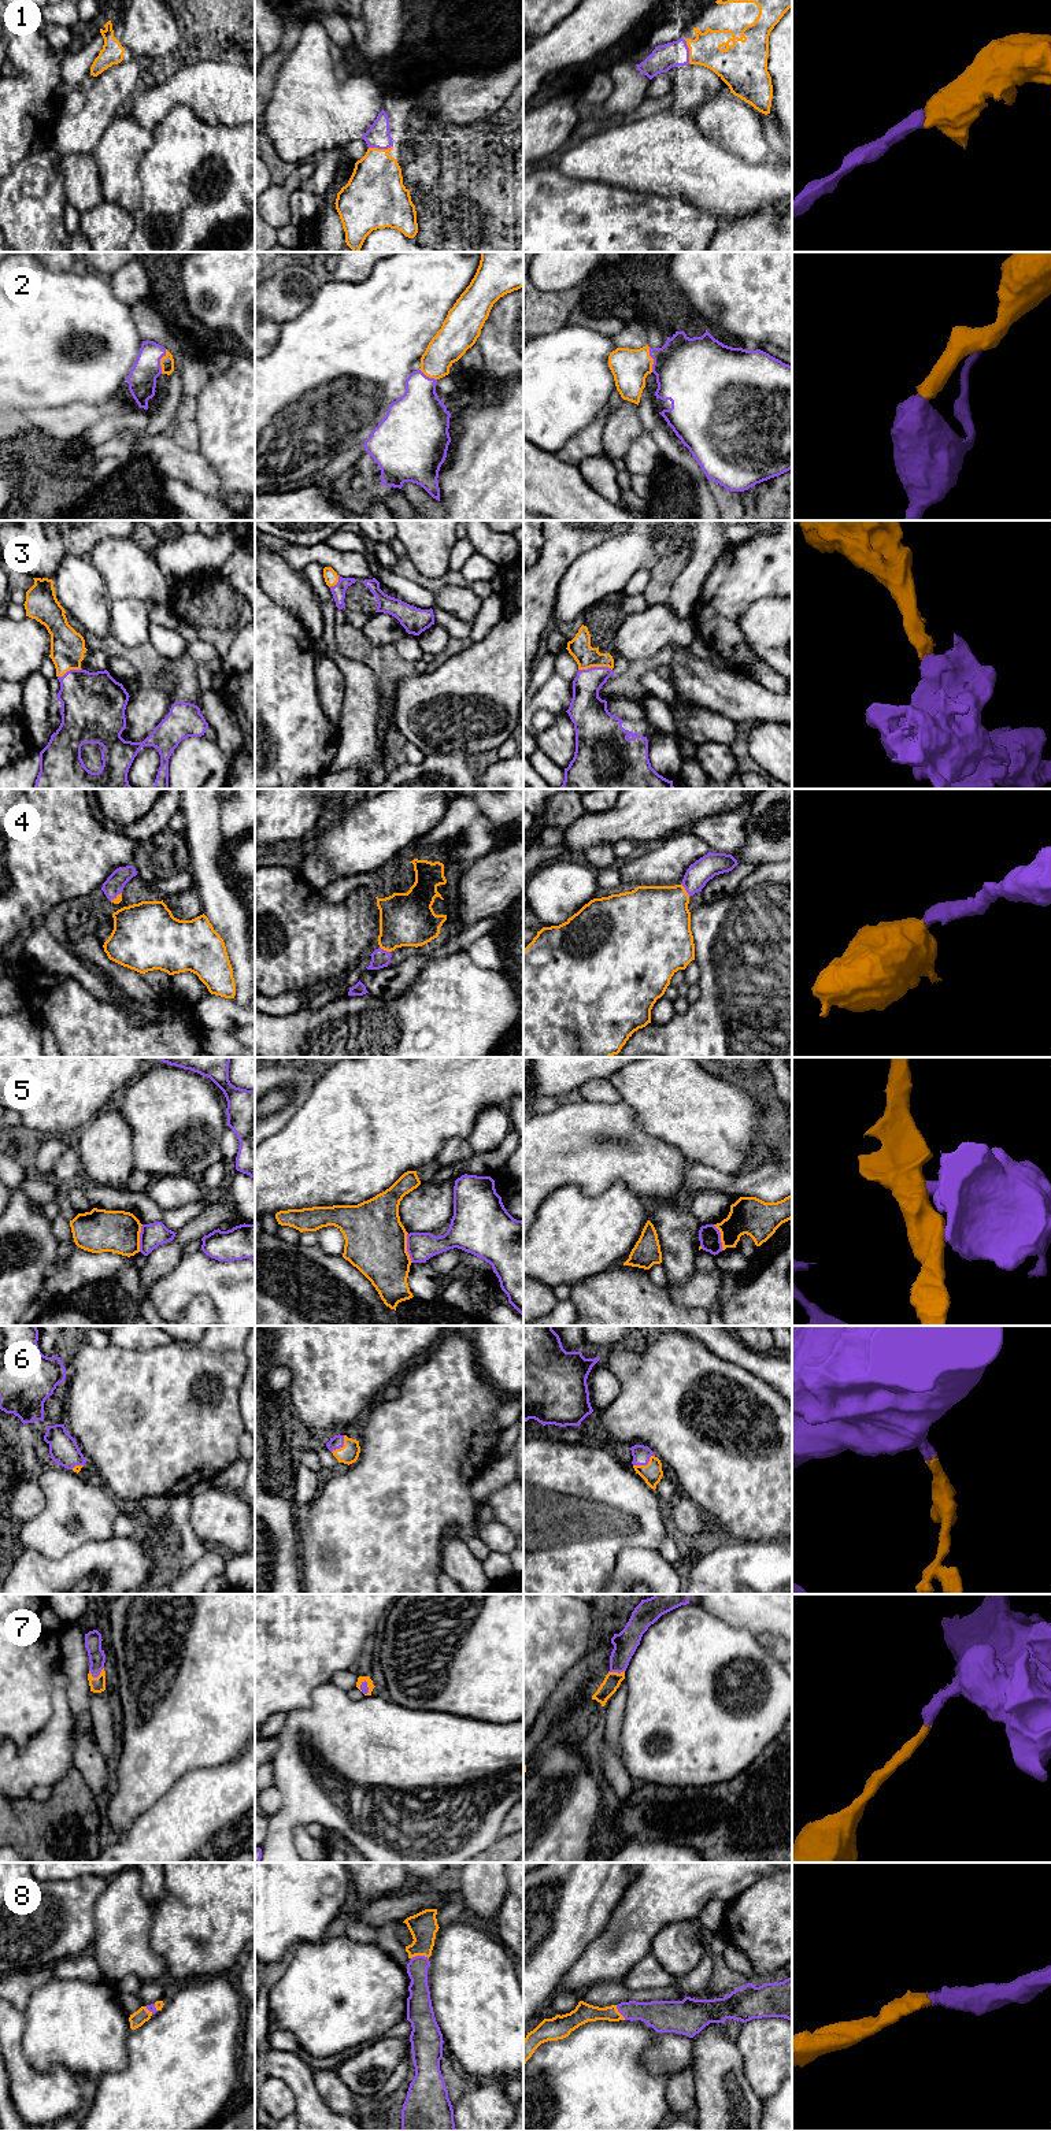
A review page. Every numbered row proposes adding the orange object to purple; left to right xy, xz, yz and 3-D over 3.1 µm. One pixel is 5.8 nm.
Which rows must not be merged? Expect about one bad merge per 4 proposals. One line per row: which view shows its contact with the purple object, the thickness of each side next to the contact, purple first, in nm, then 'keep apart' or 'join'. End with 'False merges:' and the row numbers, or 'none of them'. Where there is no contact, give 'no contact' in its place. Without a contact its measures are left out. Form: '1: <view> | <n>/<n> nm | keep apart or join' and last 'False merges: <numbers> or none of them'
1: xz | 140/320 nm | join
2: xy | 160/80 nm | join
3: yz | 200/130 nm | join
4: yz | 140/400 nm | join
5: xz | 170/360 nm | keep apart
6: yz | 100/120 nm | join
7: xy | 100/90 nm | join
8: xz | 130/160 nm | join
False merges: 5

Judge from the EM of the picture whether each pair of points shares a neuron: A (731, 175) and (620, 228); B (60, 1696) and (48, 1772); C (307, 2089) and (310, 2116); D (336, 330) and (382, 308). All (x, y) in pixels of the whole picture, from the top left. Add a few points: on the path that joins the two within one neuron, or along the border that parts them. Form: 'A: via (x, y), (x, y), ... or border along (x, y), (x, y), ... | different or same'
A: border along (647, 192), (673, 196), (709, 212) | different
B: via (60, 1715), (60, 1729), (48, 1753) | same
C: via (307, 2096), (310, 2109) | same
D: via (347, 330), (361, 330), (372, 319) | same

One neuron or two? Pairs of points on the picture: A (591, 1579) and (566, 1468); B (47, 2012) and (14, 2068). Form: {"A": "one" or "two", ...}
{"A": "one", "B": "two"}

